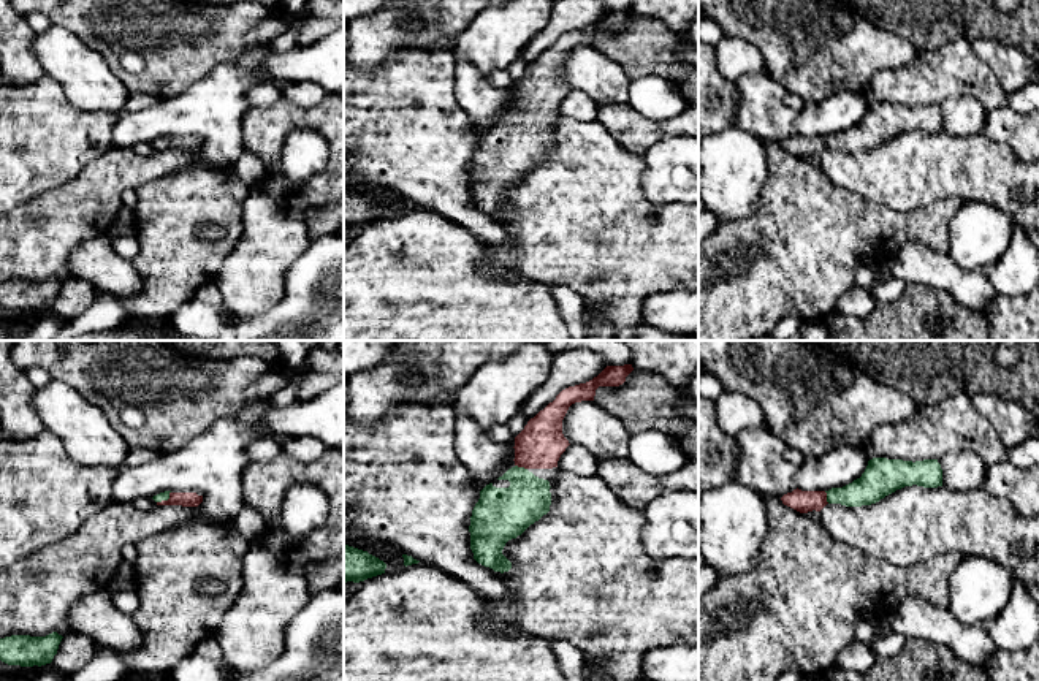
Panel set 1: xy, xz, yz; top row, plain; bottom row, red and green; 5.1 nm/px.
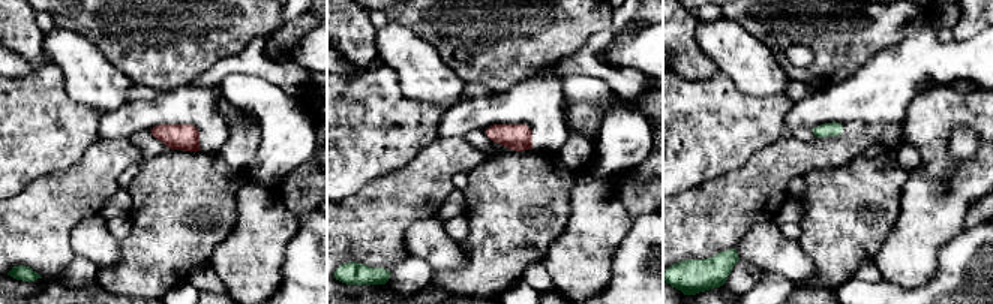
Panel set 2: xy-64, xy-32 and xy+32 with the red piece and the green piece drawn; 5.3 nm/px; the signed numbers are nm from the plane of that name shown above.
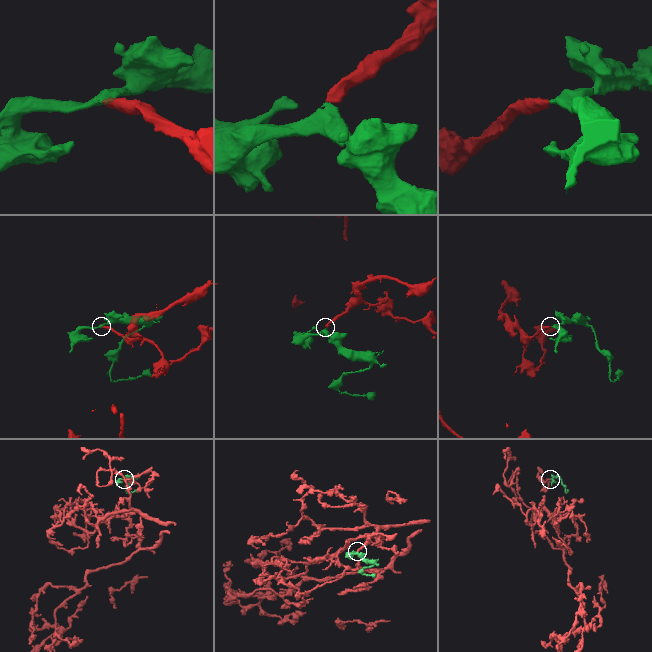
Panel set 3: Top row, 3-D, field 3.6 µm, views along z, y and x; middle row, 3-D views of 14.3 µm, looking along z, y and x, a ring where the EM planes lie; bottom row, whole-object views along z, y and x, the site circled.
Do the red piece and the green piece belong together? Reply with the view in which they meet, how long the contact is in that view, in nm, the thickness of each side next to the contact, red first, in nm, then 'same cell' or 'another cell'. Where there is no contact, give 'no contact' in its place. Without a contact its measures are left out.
contact in xz; length 70 nm; calibres 240 and 260 nm; same cell

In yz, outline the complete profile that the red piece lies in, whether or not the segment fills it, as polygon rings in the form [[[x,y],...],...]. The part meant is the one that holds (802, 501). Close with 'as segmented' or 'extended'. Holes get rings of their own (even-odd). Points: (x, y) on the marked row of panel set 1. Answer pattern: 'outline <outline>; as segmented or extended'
outline [[[873,458],[860,478],[828,491],[794,489],[781,497],[782,504],[800,512],[820,512],[827,504],[846,507],[871,505],[904,486],[942,486],[942,469],[938,459],[903,461]]]; extended

